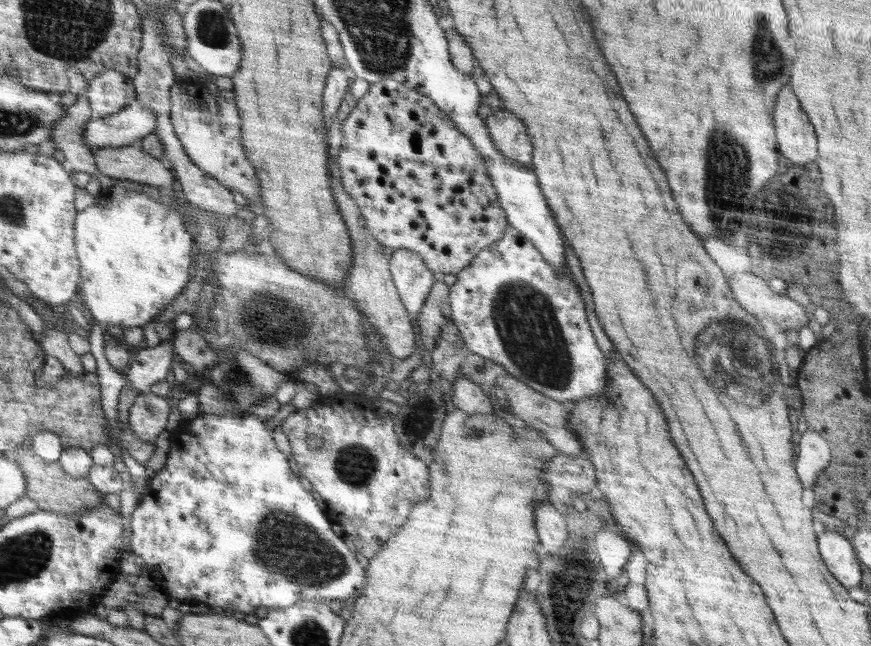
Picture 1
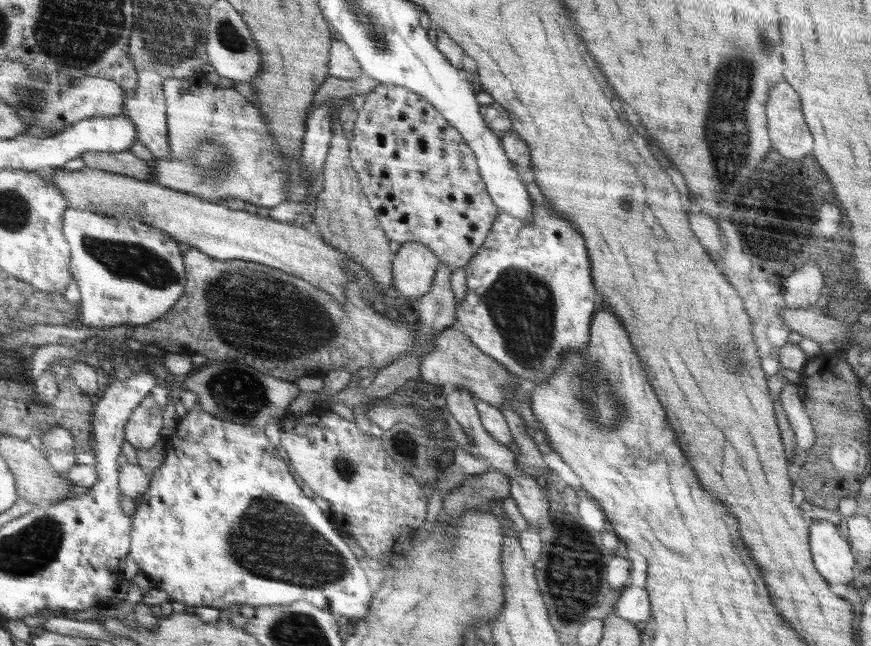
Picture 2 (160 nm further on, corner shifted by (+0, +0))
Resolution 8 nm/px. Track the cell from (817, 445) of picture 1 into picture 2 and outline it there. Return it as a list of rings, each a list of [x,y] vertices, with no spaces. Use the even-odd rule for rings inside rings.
[[[787,381],[779,394],[779,399],[796,436],[798,449],[802,450],[800,455],[806,456],[814,448],[814,429],[809,414],[806,414],[804,402],[799,399],[796,384]]]

